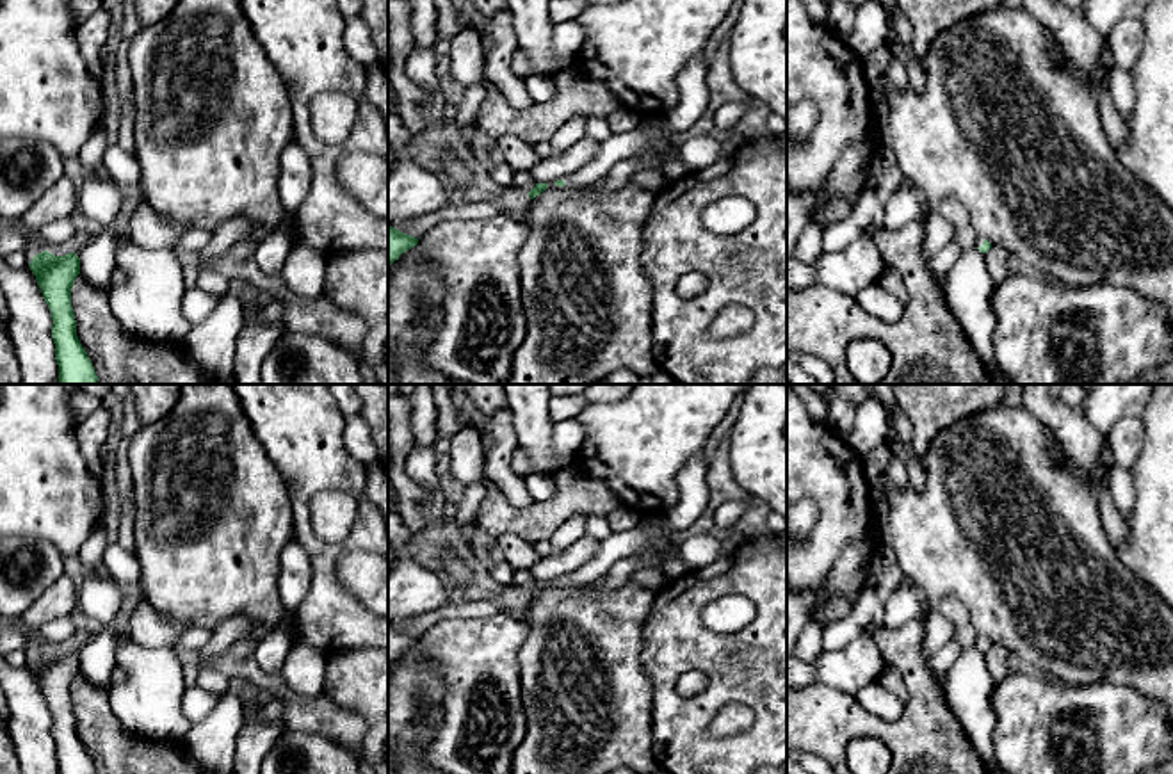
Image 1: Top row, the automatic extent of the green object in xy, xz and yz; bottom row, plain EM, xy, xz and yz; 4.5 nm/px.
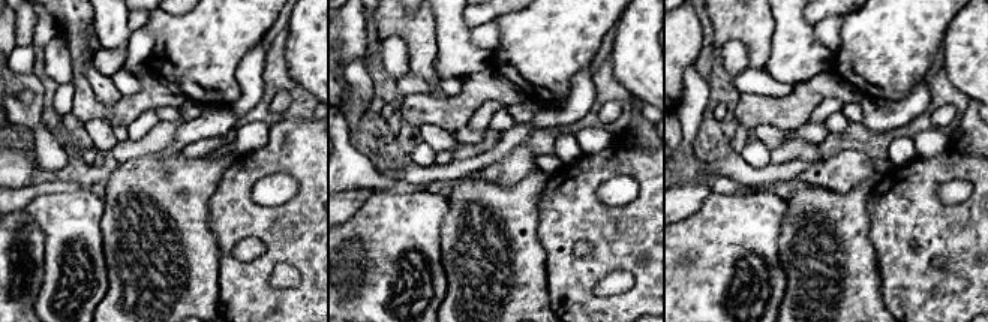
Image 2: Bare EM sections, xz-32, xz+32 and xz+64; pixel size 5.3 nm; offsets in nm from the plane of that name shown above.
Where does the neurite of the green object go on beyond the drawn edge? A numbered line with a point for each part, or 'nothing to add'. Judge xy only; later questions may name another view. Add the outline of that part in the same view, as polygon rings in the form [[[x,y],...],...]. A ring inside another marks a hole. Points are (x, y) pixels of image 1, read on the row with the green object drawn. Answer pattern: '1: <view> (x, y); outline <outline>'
nothing to add

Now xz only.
1: xz (650, 134); outline [[[660,114],[644,116],[639,125],[627,133],[612,133],[602,142],[598,157],[578,169],[571,176],[564,176],[564,183],[593,185],[596,183],[614,164],[623,158],[630,158],[641,149],[655,149],[657,153],[669,148],[671,135],[666,132]]]

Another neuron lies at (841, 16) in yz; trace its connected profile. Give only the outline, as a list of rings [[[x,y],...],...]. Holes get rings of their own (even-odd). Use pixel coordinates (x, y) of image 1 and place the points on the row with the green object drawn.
[[[824,0],[824,2],[828,9],[828,20],[824,25],[838,37],[851,34],[854,27],[856,9],[842,0]]]

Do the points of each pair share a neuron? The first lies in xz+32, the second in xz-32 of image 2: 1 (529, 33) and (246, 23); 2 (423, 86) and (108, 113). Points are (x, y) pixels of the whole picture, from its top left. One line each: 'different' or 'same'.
1: same
2: different

